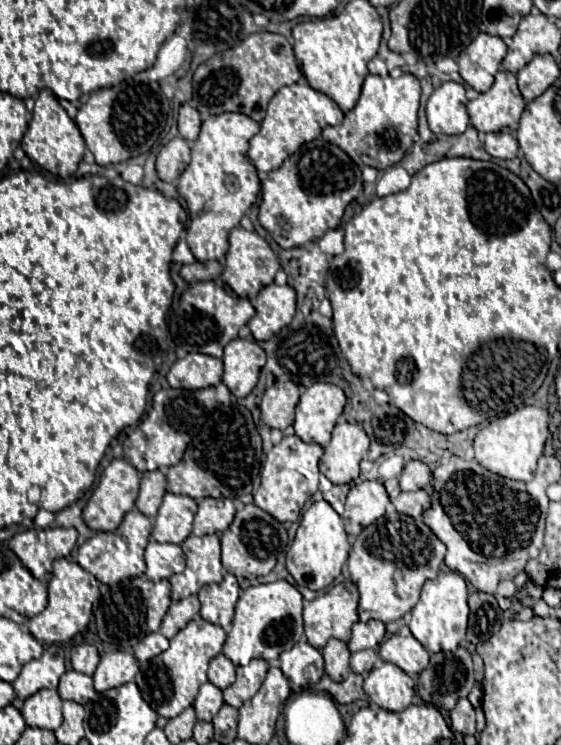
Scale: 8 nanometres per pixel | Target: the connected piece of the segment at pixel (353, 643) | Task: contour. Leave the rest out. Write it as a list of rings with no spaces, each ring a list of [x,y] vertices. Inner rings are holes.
[[[370,620],[370,622],[356,622],[352,626],[352,638],[348,642],[348,648],[352,652],[358,650],[366,650],[366,648],[376,648],[382,638],[384,638],[384,624],[378,620]]]

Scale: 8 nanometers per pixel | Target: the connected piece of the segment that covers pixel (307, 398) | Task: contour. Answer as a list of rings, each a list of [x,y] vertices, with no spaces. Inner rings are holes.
[[[316,382],[300,396],[296,406],[294,430],[304,442],[326,446],[332,438],[332,428],[342,414],[346,396],[342,388],[326,382]]]

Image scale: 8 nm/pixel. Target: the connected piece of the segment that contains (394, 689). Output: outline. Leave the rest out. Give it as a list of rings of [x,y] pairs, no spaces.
[[[382,662],[364,680],[364,692],[384,710],[402,712],[416,696],[414,680],[396,664]]]

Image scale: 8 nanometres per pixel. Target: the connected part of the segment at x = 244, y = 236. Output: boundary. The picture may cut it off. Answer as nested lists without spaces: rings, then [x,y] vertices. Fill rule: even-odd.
[[[242,226],[234,228],[230,232],[230,250],[226,254],[226,264],[224,264],[224,272],[222,272],[222,280],[232,288],[234,294],[238,294],[240,298],[248,298],[254,300],[254,296],[268,284],[274,282],[276,272],[280,270],[280,258],[274,254],[274,250],[270,248],[270,244],[258,236],[256,232],[248,232]]]

